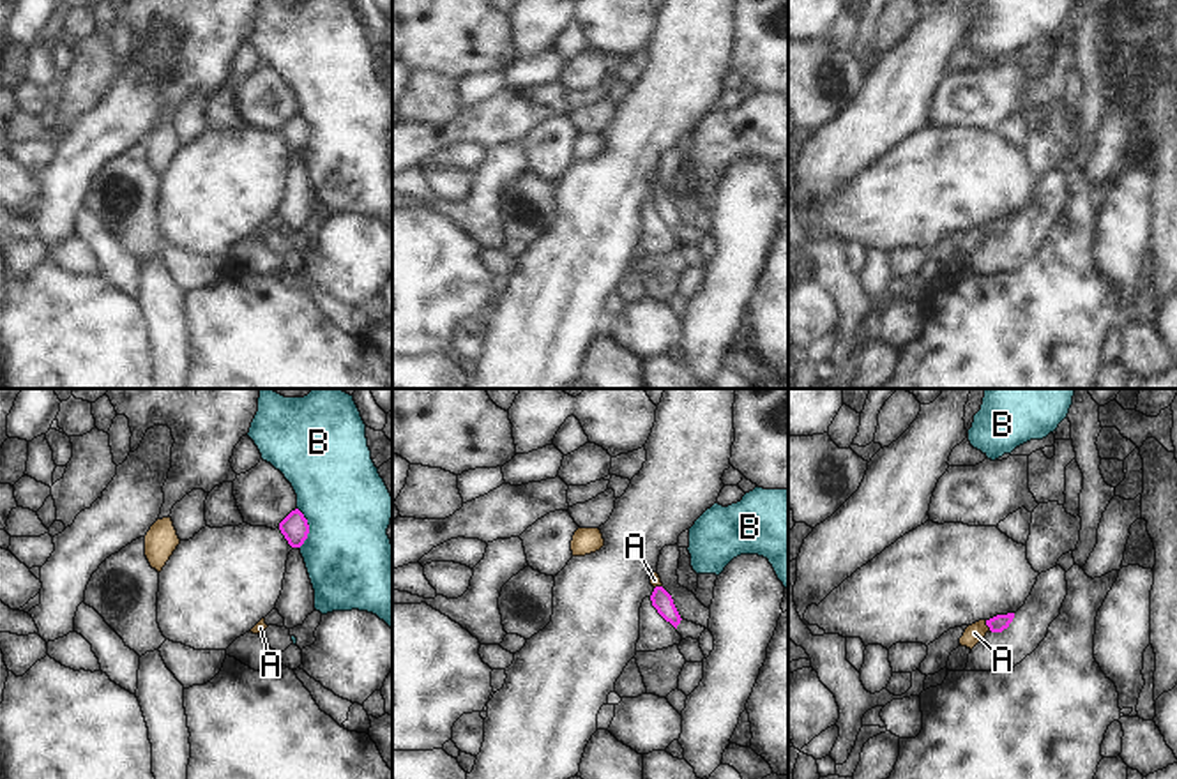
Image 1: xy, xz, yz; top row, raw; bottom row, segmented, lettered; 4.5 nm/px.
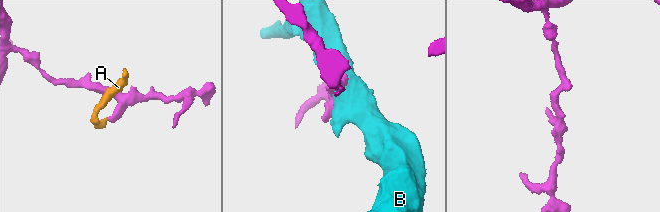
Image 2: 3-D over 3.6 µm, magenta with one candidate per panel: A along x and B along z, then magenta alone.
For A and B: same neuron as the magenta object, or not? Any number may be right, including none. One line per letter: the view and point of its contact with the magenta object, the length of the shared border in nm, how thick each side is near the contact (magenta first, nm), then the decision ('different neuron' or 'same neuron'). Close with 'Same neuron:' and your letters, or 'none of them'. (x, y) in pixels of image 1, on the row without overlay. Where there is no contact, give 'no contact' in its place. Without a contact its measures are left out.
A: yz (987, 228) | 50 nm | 80/90 nm | same neuron
B: xy (308, 133) | 190 nm | 120/400 nm | different neuron
Same neuron: A

